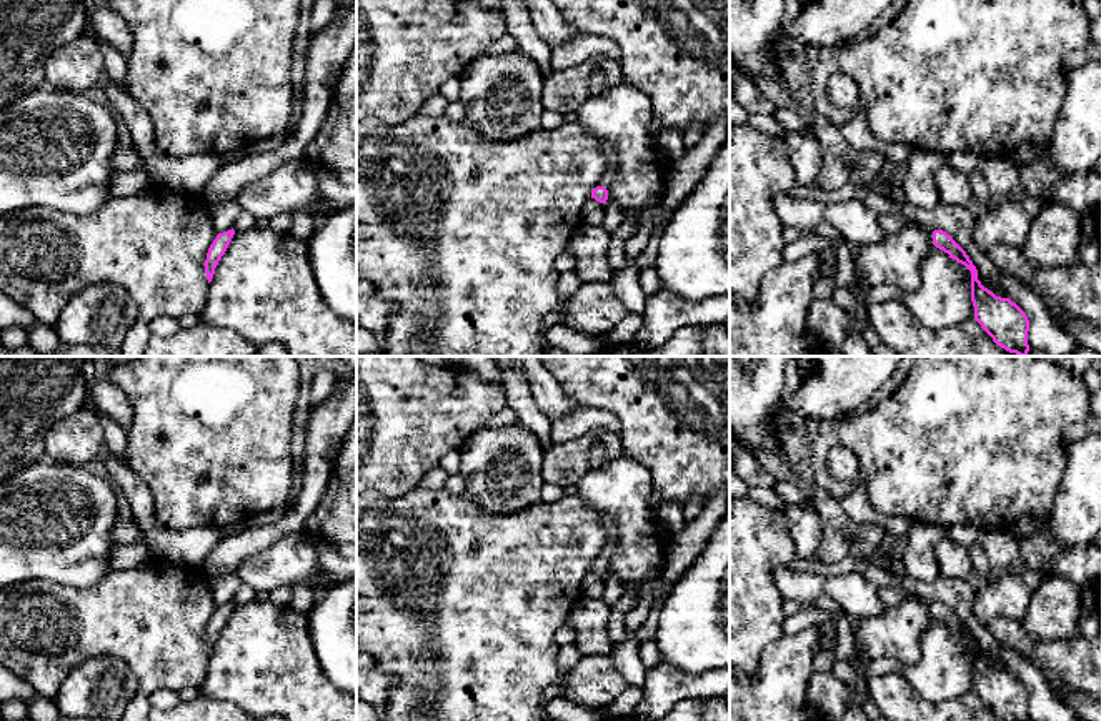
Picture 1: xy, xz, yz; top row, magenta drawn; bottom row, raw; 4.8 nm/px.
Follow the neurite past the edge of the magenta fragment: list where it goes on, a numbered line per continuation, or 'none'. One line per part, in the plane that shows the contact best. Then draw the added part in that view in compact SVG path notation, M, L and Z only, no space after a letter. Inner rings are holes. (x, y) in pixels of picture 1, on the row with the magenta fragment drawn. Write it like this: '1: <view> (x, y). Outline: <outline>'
1: xz (608, 150). Outline: M601 138L598 140L600 140L600 150L606 160L606 168L596 186L605 186L608 190L613 177L616 175L618 153L616 153L616 148L610 142L601 140Z

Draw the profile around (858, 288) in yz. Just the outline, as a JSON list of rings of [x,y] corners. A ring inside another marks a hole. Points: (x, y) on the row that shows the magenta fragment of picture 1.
[[[854,280],[854,283],[851,286],[853,301],[854,301],[854,308],[856,308],[856,318],[849,325],[849,335],[861,336],[864,328],[869,325],[869,320],[868,320],[869,305],[864,300],[864,291],[868,288],[869,288],[868,285],[864,285],[863,281],[858,281],[858,280]]]

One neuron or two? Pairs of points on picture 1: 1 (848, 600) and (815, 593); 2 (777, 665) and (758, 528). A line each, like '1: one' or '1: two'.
1: one
2: two

